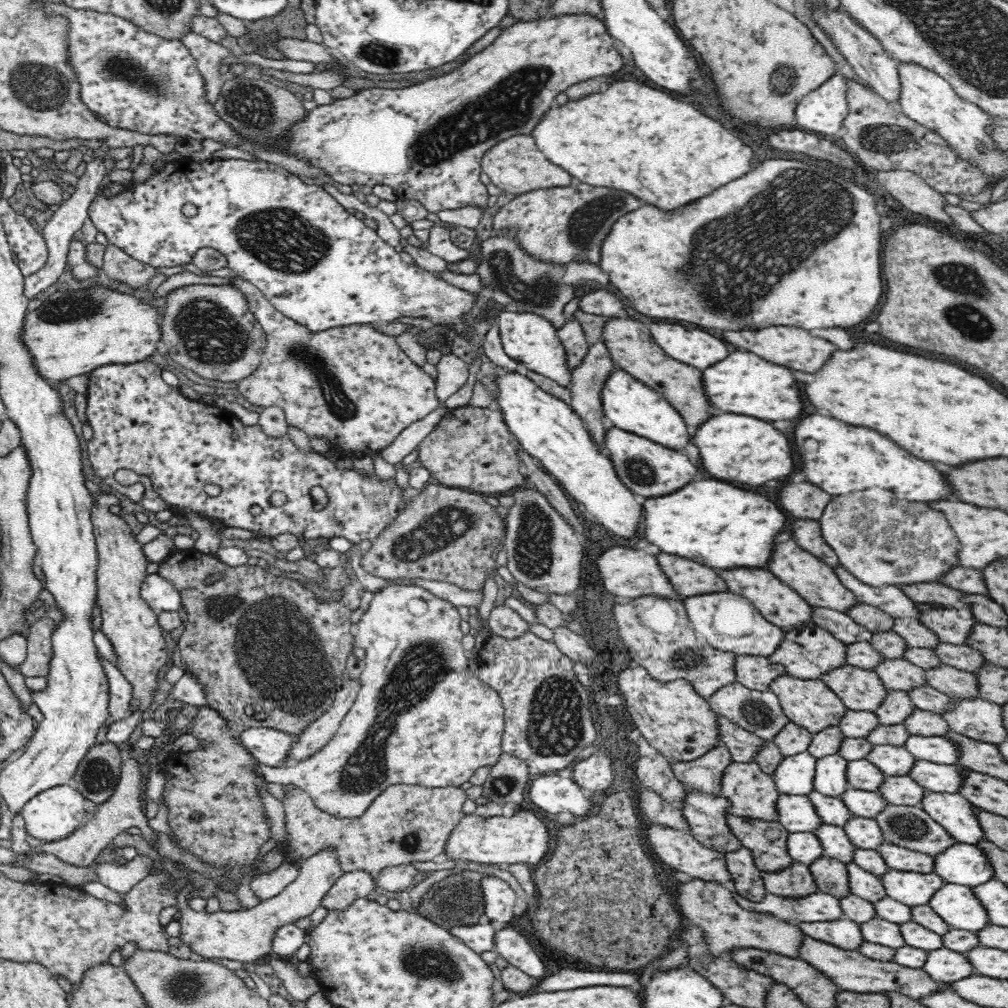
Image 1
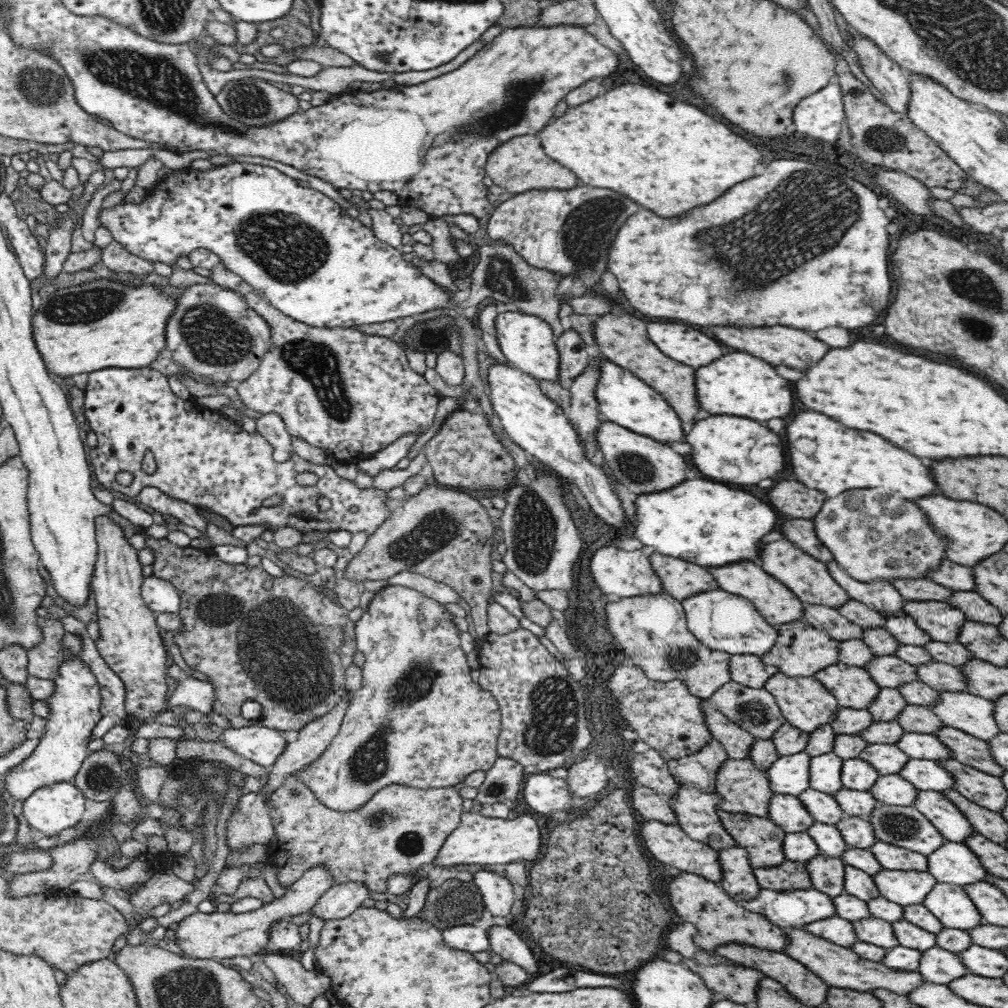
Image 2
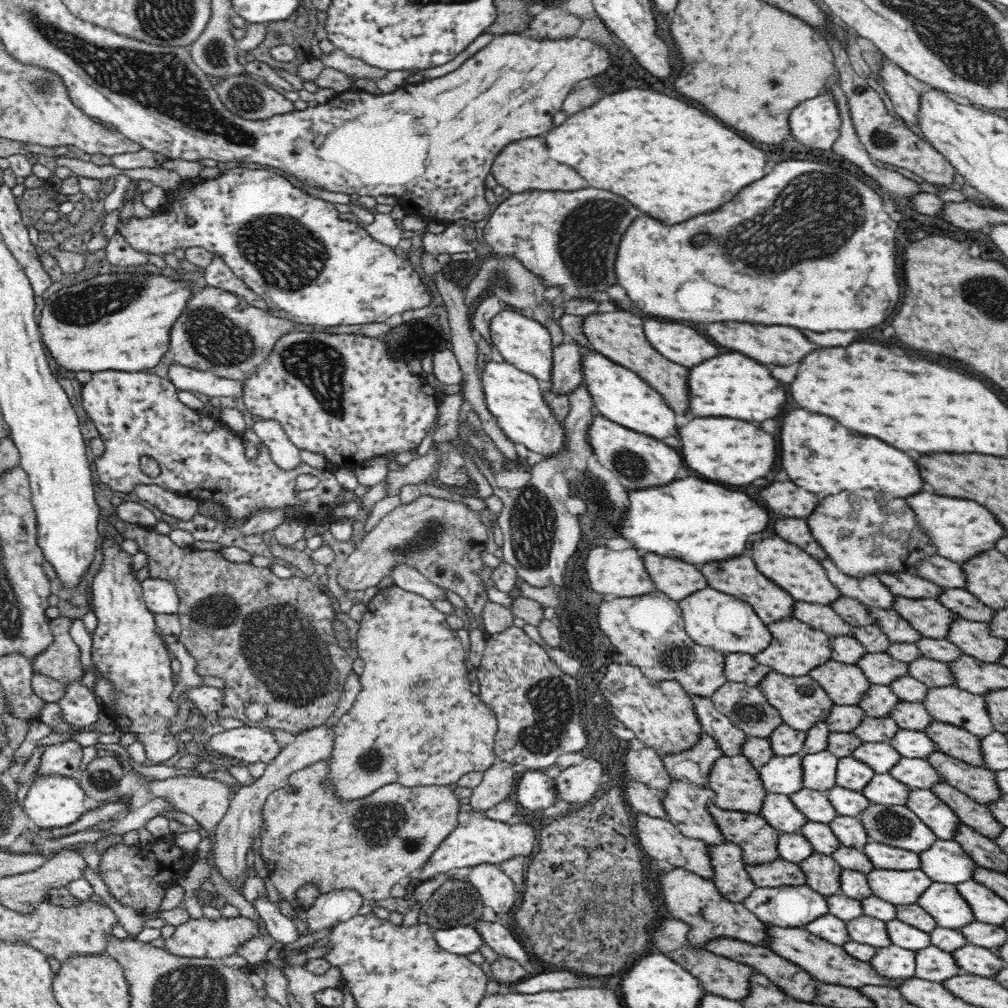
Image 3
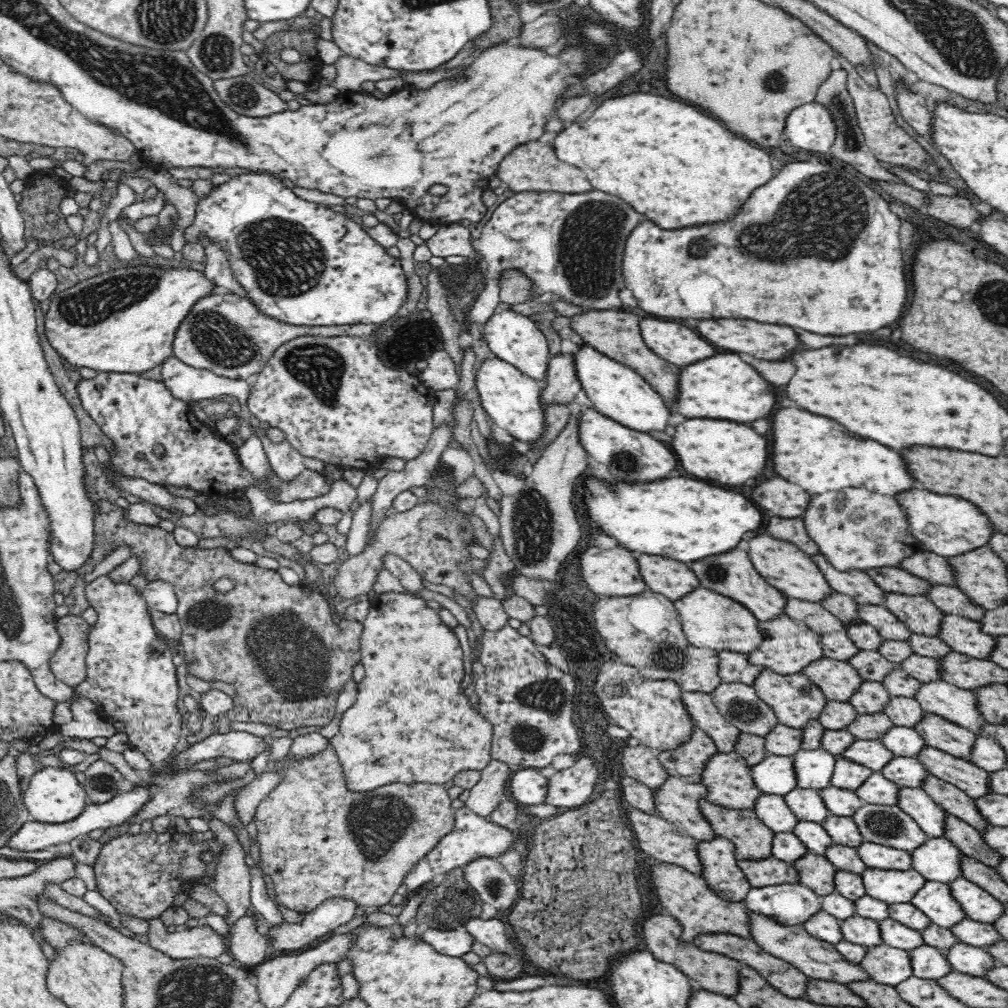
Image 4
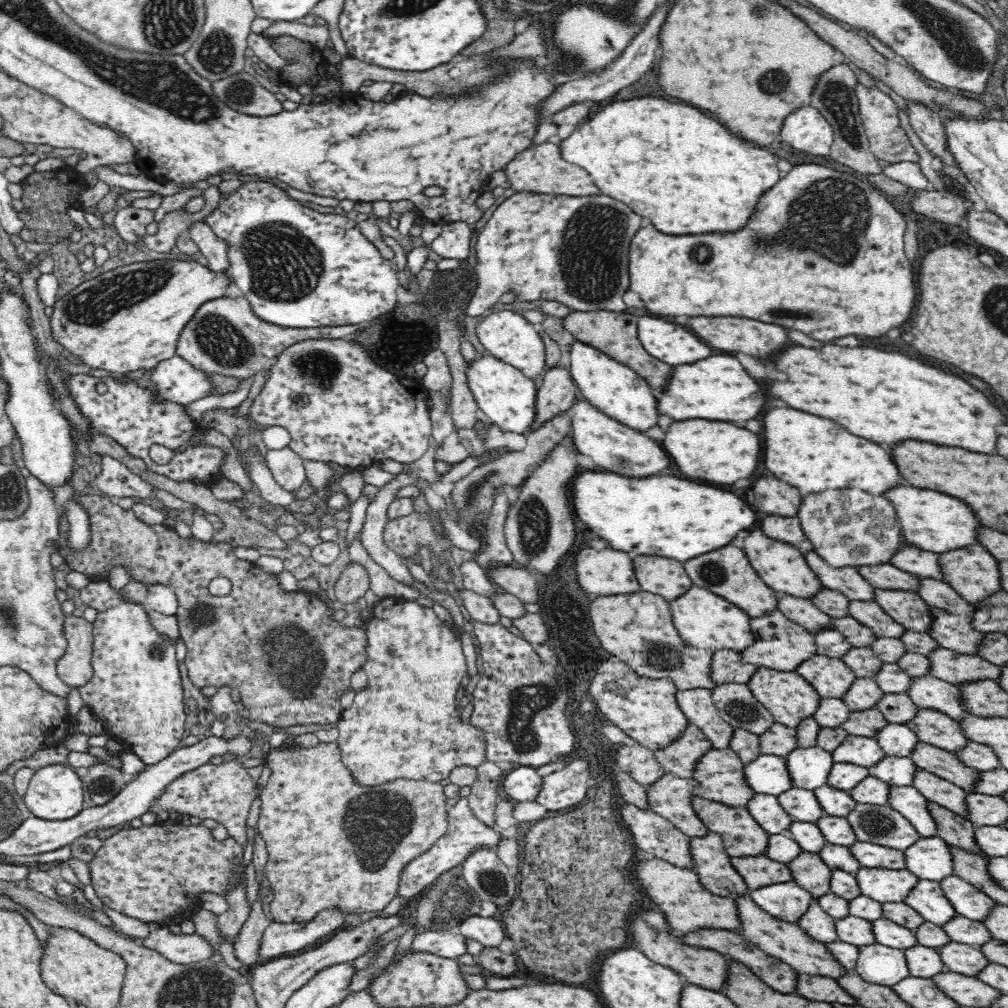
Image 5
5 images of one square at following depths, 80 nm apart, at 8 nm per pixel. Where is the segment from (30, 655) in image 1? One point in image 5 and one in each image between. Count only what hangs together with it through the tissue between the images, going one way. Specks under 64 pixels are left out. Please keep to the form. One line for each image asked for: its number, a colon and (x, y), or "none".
2: (43, 659)
3: (60, 660)
4: (68, 664)
5: (73, 667)

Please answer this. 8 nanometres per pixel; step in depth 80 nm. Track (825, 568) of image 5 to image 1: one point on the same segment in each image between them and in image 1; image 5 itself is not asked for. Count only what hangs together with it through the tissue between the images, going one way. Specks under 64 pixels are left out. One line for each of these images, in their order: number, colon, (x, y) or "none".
1: (892, 599)
2: (881, 595)
3: (869, 590)
4: (858, 585)

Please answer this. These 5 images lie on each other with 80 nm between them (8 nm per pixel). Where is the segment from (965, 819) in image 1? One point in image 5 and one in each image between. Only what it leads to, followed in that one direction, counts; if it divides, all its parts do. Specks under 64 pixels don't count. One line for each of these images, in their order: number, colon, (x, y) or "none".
2: (947, 817)
3: (935, 813)
4: (928, 814)
5: (909, 801)

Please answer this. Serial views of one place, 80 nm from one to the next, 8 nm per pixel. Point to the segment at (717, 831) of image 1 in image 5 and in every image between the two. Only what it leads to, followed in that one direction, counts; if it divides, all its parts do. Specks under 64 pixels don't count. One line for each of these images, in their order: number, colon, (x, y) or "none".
2: (697, 811)
3: (687, 805)
4: (677, 800)
5: (671, 797)

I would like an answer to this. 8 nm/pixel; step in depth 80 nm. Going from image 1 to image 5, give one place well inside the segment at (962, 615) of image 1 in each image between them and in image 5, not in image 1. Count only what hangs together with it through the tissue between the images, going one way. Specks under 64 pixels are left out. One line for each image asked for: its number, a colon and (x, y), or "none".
2: (943, 622)
3: (933, 620)
4: (920, 614)
5: (907, 608)

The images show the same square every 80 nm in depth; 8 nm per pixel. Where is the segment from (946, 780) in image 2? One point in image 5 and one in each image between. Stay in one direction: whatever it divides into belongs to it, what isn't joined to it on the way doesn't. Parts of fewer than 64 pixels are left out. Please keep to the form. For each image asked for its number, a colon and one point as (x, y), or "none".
3: (917, 773)
4: (907, 772)
5: (896, 771)

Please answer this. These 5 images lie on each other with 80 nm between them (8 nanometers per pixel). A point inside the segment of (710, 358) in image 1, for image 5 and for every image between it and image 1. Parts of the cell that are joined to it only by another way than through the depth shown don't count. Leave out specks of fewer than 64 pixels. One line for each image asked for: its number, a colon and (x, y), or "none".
2: (685, 345)
3: (678, 343)
4: (673, 342)
5: (670, 343)

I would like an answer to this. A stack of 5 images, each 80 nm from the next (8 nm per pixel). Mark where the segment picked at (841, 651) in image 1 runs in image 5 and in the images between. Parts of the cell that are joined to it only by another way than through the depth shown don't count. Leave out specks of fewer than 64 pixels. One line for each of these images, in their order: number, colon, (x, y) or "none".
2: (800, 650)
3: (796, 648)
4: (789, 646)
5: (781, 644)

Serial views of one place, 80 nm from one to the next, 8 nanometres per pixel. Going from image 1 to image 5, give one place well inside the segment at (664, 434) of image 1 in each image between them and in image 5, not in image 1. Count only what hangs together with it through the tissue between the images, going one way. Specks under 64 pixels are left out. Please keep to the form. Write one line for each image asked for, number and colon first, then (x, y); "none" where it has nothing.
2: (624, 399)
3: (620, 395)
4: (616, 391)
5: (615, 389)

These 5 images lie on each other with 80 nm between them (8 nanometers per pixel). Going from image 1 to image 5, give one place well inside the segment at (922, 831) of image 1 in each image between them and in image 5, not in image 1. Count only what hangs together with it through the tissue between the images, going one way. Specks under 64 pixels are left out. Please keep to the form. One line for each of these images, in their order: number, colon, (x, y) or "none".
2: (904, 826)
3: (898, 826)
4: (890, 826)
5: (879, 824)

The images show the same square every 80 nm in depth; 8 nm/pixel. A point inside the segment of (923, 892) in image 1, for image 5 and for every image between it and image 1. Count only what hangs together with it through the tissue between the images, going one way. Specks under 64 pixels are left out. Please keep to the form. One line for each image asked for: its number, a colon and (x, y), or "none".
2: (906, 888)
3: (900, 887)
4: (892, 886)
5: (883, 885)

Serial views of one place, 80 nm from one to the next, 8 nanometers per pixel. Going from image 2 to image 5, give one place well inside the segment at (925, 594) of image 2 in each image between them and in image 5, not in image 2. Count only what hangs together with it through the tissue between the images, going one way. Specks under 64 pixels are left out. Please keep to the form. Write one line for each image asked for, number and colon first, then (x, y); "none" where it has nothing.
3: (903, 584)
4: (895, 580)
5: (886, 576)

